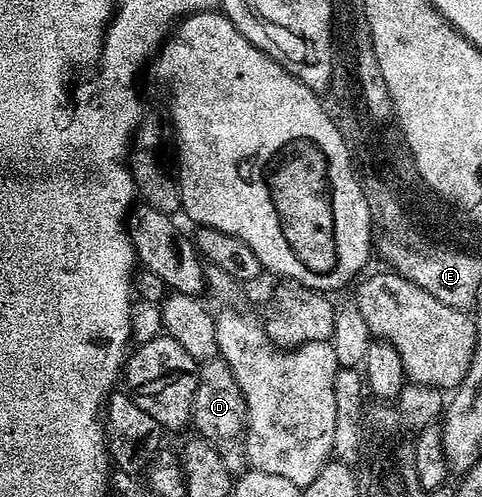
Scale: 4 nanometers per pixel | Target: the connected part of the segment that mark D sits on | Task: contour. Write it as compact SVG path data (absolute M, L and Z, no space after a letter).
M223 357L205 361L197 371L195 396L192 399L193 427L197 428L199 437L207 439L219 450L219 457L233 476L243 475L247 469L245 438L247 436L247 412L245 398L229 363Z

